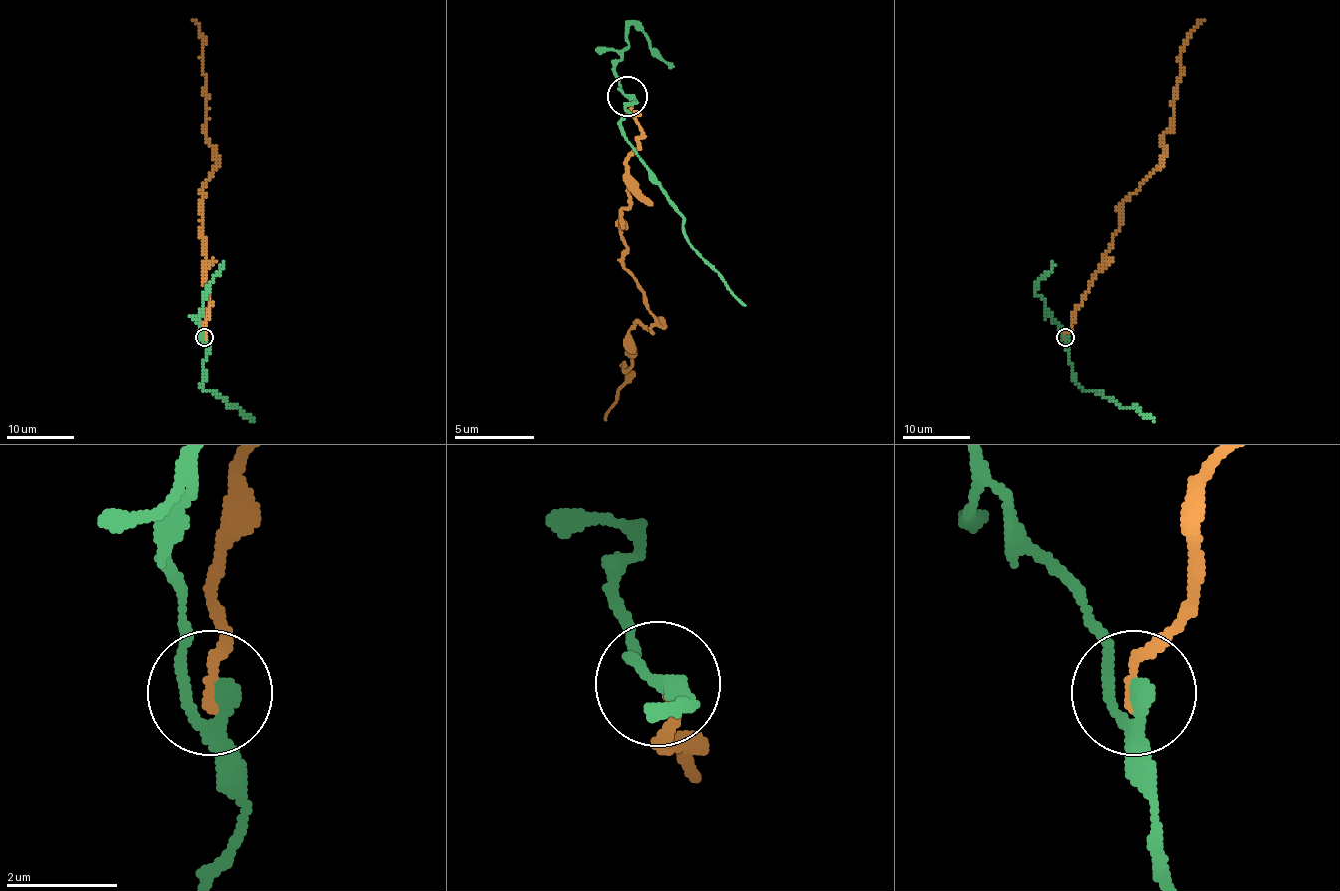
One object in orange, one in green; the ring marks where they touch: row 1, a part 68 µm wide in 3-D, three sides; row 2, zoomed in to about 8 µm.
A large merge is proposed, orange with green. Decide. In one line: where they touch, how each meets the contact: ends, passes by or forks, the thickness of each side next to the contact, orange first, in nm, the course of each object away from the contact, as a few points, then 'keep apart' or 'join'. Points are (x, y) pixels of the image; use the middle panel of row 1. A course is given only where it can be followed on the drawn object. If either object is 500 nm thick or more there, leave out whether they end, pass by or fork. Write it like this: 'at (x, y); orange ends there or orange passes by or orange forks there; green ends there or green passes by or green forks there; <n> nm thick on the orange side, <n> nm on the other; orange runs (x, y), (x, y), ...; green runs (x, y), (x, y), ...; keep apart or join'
at (627, 96); orange ends there; green passes by; 190 nm thick on the orange side, 240 nm on the other; orange runs (626, 97), (642, 133), (622, 224), (626, 272), (654, 324), (630, 332), (618, 404), (602, 420); green runs (630, 97), (630, 113), (622, 129), (650, 177), (681, 217), (689, 244), (745, 304); keep apart

